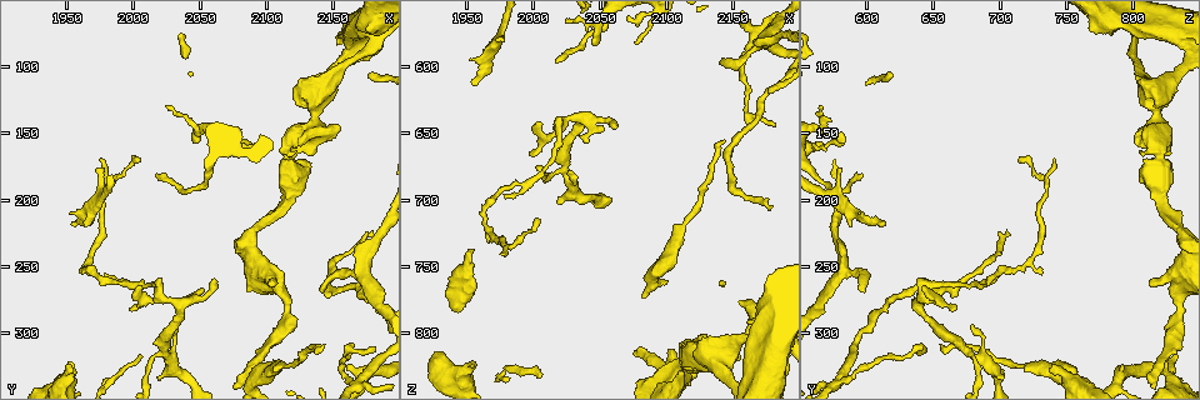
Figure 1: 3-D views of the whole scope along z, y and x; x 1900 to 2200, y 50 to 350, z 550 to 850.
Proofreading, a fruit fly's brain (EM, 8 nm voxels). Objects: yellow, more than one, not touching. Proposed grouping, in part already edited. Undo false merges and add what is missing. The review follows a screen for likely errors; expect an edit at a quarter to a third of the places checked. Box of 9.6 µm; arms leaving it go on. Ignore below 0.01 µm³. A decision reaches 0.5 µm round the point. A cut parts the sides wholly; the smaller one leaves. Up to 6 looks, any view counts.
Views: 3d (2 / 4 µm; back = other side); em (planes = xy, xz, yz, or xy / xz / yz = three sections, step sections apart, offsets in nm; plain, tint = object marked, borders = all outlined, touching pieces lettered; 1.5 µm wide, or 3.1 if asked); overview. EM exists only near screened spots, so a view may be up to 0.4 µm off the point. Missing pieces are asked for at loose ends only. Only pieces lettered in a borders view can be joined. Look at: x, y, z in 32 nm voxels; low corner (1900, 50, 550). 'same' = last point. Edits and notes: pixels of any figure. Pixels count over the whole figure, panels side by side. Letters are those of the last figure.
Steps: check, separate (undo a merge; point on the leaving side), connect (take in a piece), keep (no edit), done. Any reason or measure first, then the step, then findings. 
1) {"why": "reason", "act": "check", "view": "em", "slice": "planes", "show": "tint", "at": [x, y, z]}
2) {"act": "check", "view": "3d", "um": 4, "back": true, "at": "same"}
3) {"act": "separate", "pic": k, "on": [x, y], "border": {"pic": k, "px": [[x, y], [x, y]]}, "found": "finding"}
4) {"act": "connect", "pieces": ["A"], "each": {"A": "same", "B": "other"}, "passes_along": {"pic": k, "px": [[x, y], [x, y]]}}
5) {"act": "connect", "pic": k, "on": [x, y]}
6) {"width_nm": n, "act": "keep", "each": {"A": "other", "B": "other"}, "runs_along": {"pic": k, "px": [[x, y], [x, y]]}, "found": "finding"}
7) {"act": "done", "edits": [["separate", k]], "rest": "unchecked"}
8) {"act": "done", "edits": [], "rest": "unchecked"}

{"why": "sharp bend", "act": "check", "view": "em", "slice": "yz", "step": 4, "show": "borders", "at": [2012, 276, 654]}

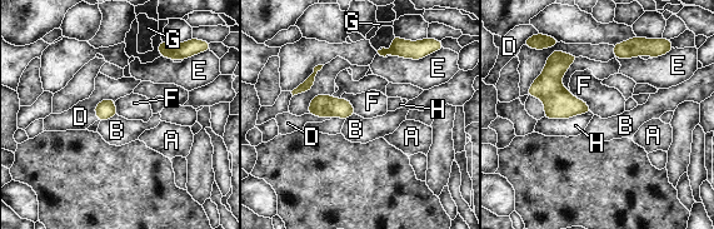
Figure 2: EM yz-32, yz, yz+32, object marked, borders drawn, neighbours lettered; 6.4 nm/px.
{"width_nm": 100, "act": "keep", "each": {"A": "other", "B": "other", "D": "other", "E": "other", "F": "other", "G": "other", "H": "other"}, "border": {"pic": 2, "px": [[116, 114], [100, 122]]}, "found": "one cell here"}

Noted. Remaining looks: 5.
{"why": "free end", "act": "check", "view": "3d", "um": 2, "back": true, "at": [2140, 268, 594]}

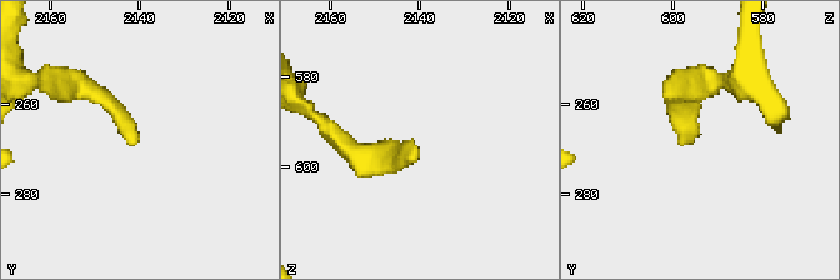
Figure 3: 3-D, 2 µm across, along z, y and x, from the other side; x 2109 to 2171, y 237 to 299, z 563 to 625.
{"act": "check", "view": "em", "slice": "xy", "step": 4, "show": "borders", "at": [2140, 267, 594]}

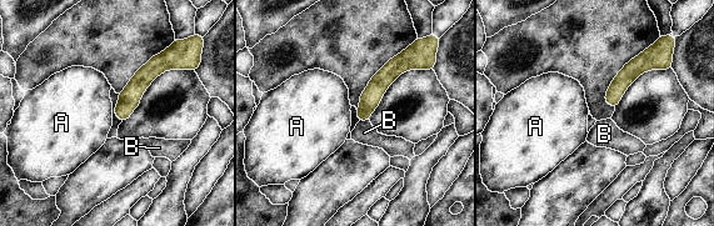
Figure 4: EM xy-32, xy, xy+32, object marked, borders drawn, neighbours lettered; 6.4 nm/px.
{"act": "check", "view": "em", "slice": "planes", "show": "borders", "at": "same"}

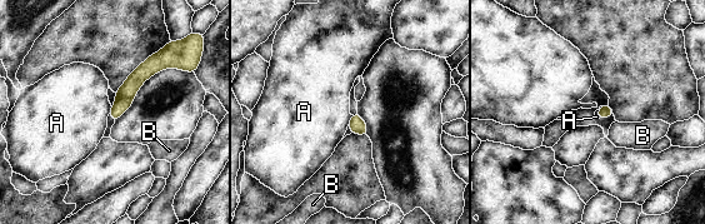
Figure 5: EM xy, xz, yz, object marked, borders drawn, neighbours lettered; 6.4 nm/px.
{"act": "keep", "each": {"A": "other", "B": "other"}, "border": {"pic": 5, "px": [[353, 115], [348, 123]]}, "found": "no lettered piece goes on from it"}

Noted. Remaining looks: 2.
{"why": "an open end", "act": "check", "view": "em", "slice": "xy", "step": 4, "show": "tint", "at": [1954, 330, 738]}

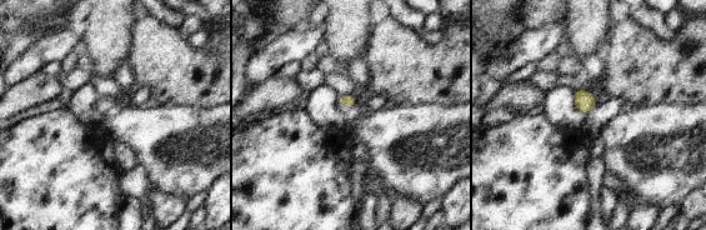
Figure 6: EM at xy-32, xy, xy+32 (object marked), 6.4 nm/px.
{"act": "check", "view": "em", "slice": "xy", "step": 4, "show": "borders", "at": "same"}

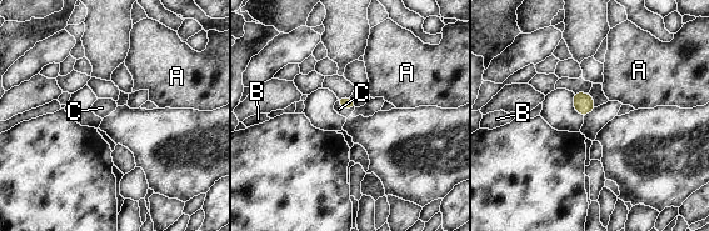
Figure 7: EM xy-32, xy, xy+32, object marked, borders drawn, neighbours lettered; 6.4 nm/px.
{"act": "connect", "pieces": ["C"], "each": {"A": "other", "B": "other", "C": "same"}, "passes_along": {"pic": 7, "px": [[346, 103], [345, 108], [339, 109]]}, "found": "it goes on there"}

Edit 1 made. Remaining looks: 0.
{"act": "done", "edits": [["connect", 7]], "rest": "unchecked"}

